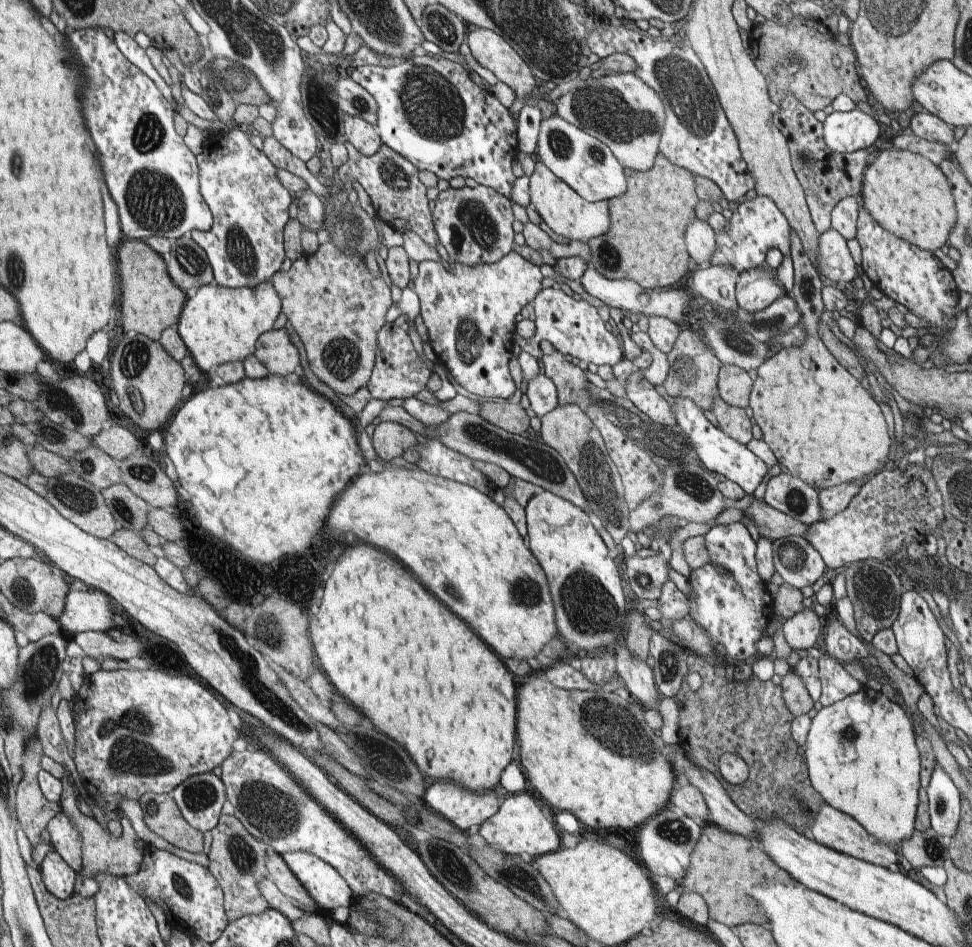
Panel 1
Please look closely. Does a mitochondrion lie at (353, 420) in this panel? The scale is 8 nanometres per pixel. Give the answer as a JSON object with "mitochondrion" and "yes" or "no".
{"mitochondrion":"no"}

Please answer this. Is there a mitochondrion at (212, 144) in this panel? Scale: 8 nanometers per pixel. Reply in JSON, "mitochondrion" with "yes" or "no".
{"mitochondrion":"no"}

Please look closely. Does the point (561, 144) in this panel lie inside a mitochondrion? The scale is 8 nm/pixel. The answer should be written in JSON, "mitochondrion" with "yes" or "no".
{"mitochondrion":"yes"}

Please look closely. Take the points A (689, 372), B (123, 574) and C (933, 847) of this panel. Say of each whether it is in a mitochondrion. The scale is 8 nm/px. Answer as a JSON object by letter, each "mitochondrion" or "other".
{"A":"mitochondrion","B":"other","C":"mitochondrion"}

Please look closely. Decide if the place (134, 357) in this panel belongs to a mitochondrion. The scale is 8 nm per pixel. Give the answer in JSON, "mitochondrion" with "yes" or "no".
{"mitochondrion":"yes"}

